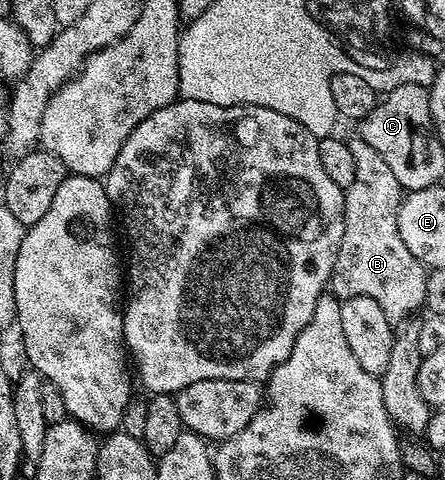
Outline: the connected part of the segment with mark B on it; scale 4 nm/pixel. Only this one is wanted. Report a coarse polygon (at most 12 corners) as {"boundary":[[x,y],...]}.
{"boundary":[[348,139],[355,181],[333,265],[345,298],[400,324],[425,301],[426,266],[399,236],[403,191]]}

